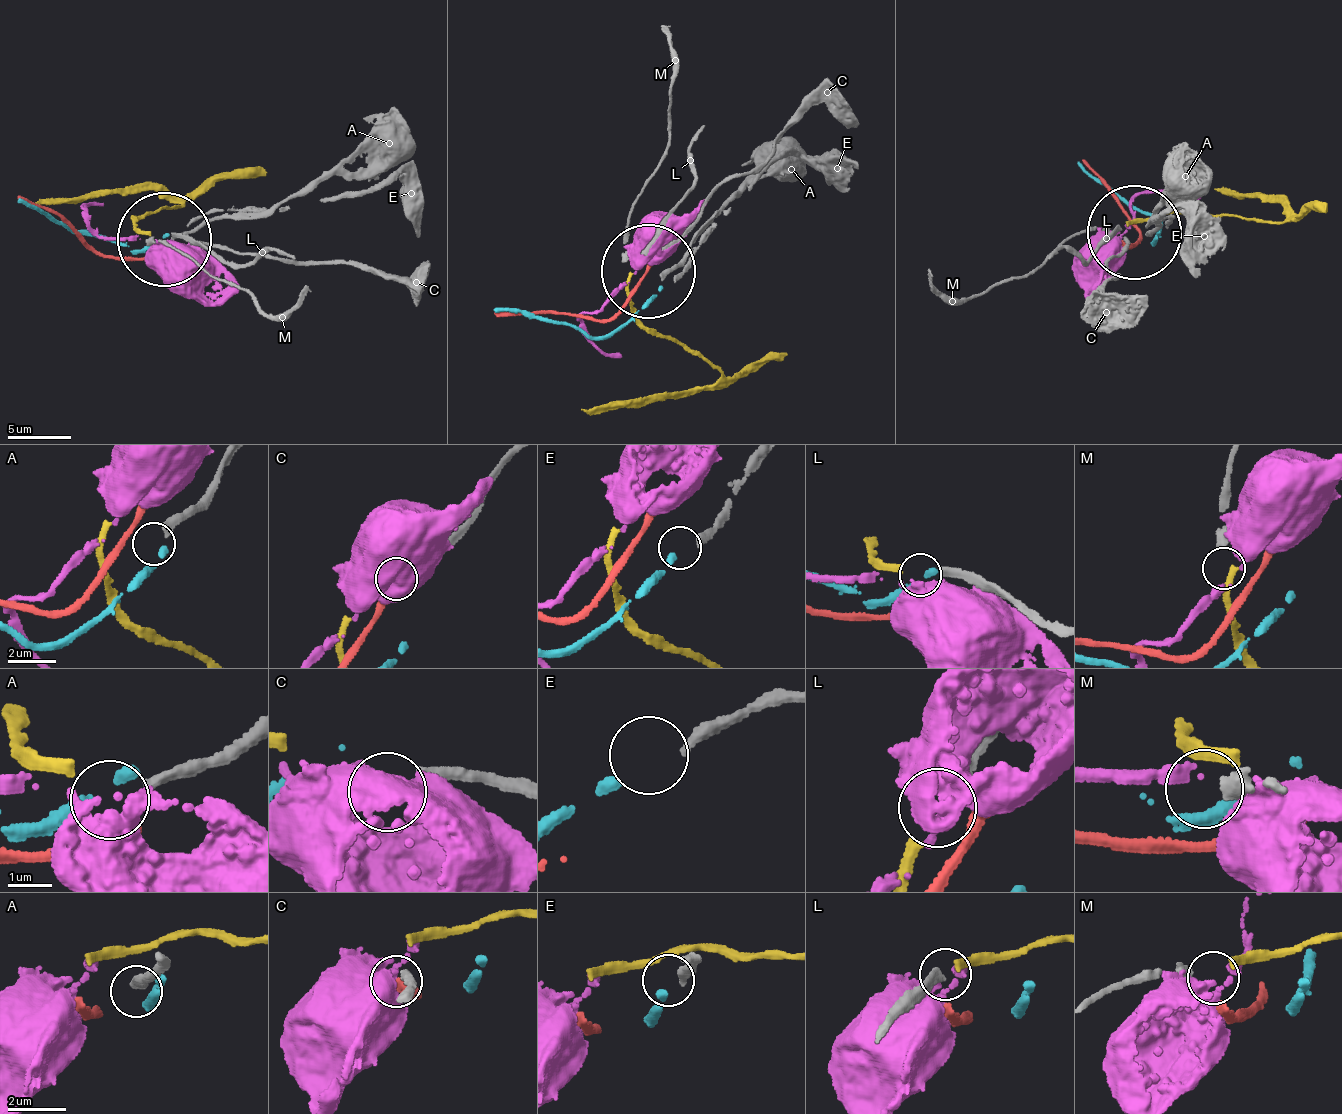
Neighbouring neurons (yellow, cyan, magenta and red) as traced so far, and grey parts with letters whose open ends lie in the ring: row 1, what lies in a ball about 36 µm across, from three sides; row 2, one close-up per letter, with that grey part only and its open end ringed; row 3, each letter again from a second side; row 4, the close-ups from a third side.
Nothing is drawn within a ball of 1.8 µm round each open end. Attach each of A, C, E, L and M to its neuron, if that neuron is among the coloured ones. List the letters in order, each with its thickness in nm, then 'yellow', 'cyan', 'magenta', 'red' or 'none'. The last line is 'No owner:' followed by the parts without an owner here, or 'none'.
A: 280 nm | none
C: 240 nm | red
E: 300 nm | cyan
L: 240 nm | yellow
M: 360 nm | none
No owner: A, M

